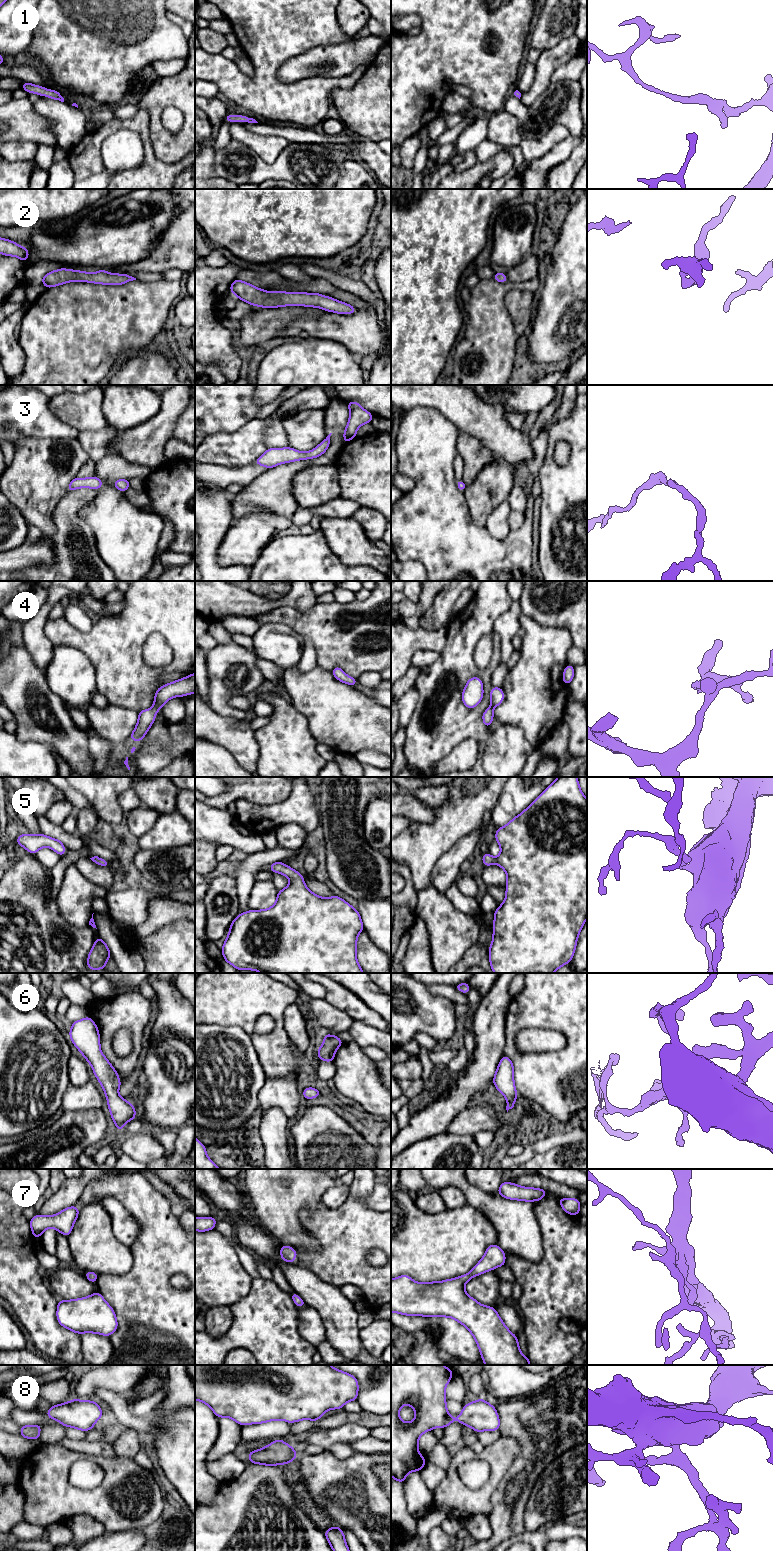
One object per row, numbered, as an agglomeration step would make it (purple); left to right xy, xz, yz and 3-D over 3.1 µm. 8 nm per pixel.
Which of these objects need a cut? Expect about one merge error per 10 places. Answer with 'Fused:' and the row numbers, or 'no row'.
Fused: no row

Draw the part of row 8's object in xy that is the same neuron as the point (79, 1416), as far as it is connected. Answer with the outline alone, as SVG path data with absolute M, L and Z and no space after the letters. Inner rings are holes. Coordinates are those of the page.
M72 1399L69 1402L52 1405L45 1414L65 1427L87 1432L101 1418L103 1411L98 1402Z

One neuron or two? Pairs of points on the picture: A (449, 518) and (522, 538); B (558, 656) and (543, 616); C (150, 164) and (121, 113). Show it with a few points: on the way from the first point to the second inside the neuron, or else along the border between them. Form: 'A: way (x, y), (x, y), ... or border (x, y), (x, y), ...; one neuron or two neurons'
A: way (467, 536), (477, 546), (504, 546); one neuron
B: border (525, 614), (542, 625), (564, 627), (569, 631); two neurons
C: border (139, 110), (127, 119), (116, 118); two neurons

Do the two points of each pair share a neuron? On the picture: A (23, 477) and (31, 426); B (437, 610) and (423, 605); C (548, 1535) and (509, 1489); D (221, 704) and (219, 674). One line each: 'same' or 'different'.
A: different
B: different
C: different
D: same

